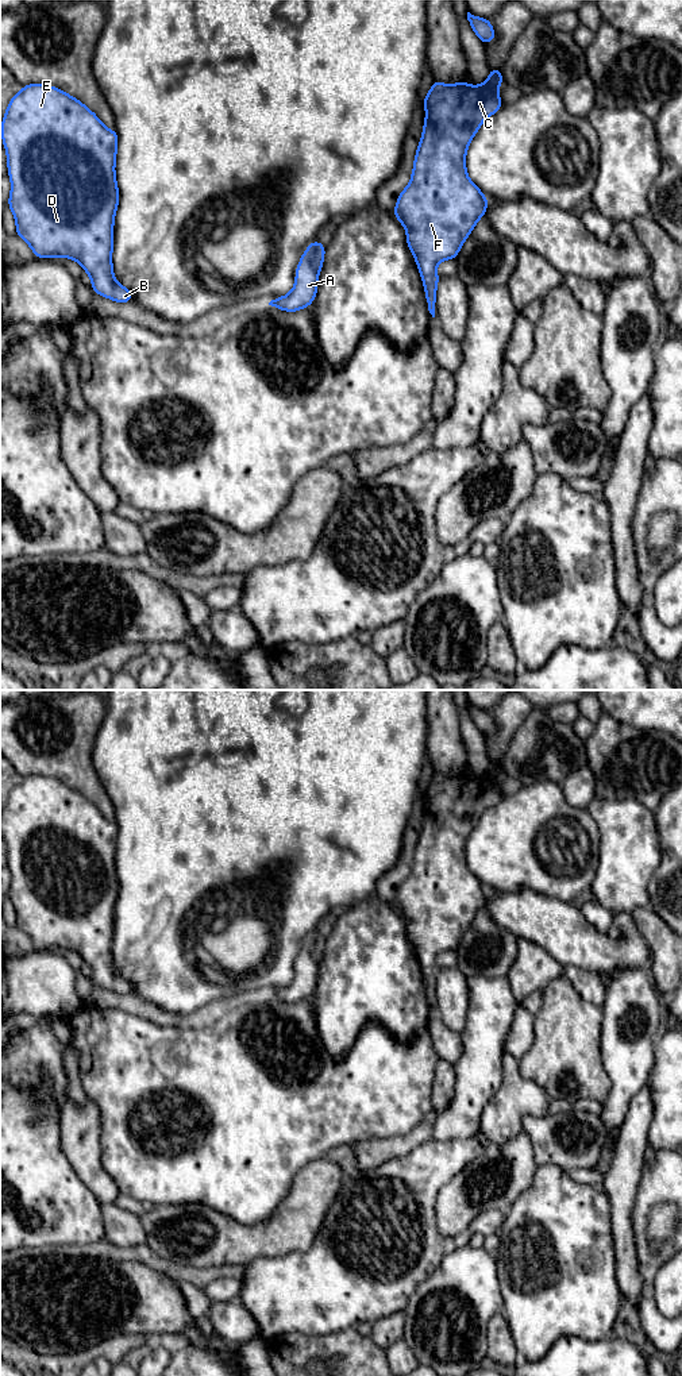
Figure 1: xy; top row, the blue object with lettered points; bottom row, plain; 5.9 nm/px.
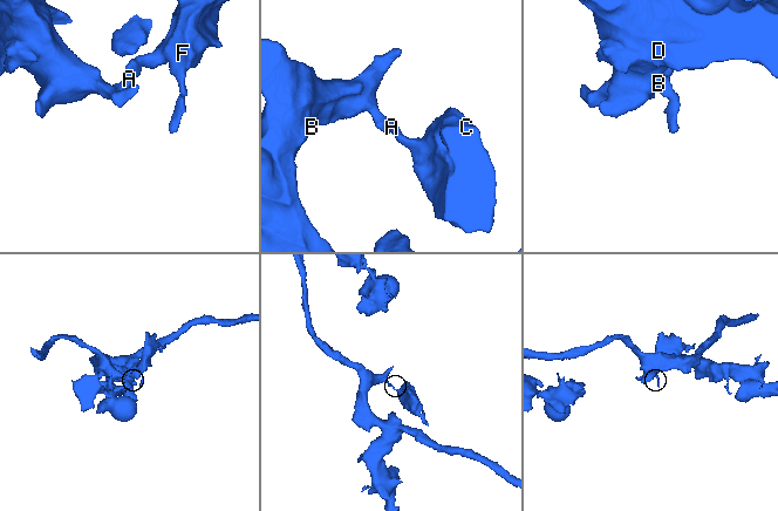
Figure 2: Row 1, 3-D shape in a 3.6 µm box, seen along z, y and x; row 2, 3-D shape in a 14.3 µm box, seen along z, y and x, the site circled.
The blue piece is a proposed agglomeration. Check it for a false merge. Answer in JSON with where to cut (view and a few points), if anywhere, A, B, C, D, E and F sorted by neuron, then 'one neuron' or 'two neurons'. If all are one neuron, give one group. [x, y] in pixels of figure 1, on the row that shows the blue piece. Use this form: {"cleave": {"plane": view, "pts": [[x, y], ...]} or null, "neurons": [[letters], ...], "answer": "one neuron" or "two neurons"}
{"cleave": {"plane": "xy", "pts": [[304, 253], [318, 272]]}, "neurons": [["A", "B", "D", "E"], ["C", "F"]], "answer": "two neurons"}

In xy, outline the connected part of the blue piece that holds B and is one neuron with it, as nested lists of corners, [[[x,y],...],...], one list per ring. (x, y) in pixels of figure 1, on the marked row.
[[[28,84],[9,101],[1,122],[12,182],[8,207],[16,220],[16,235],[30,244],[36,258],[66,257],[77,261],[89,274],[96,294],[124,304],[132,292],[119,285],[112,270],[113,219],[119,204],[115,178],[116,130],[108,130],[81,101],[51,85]]]

